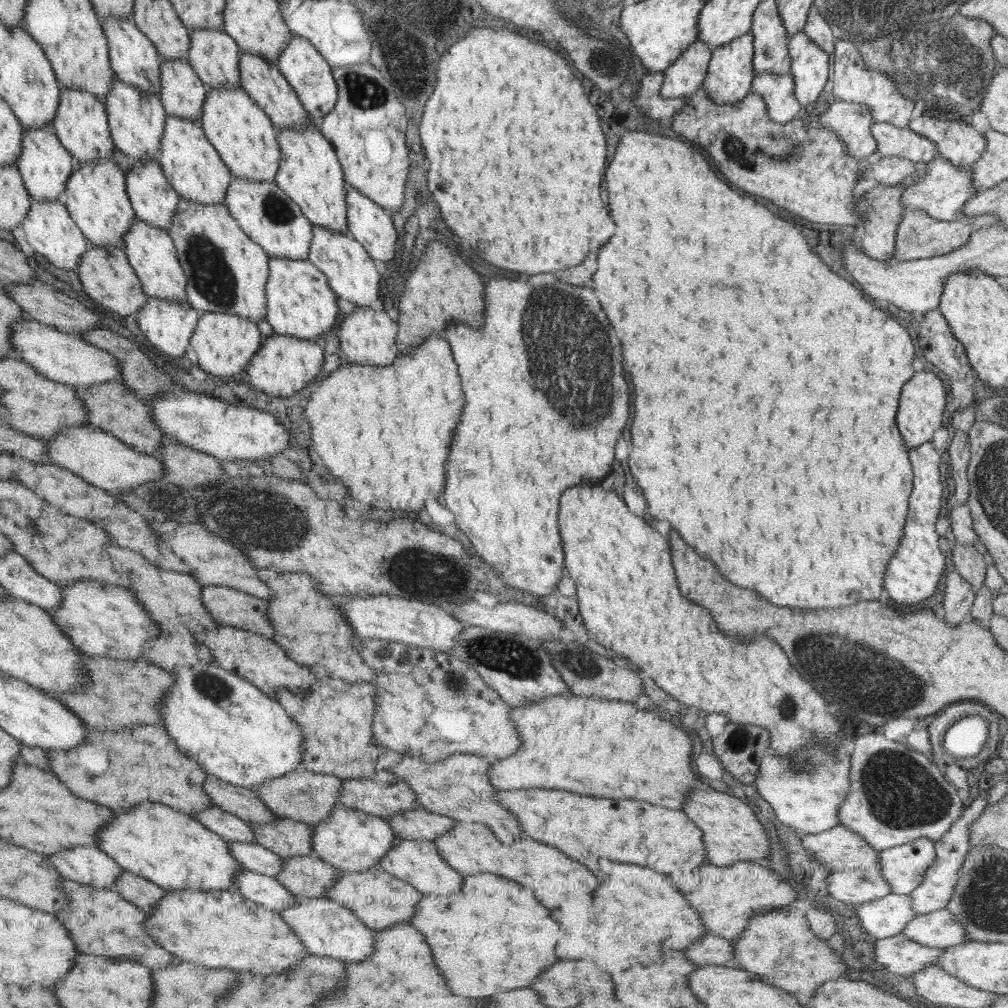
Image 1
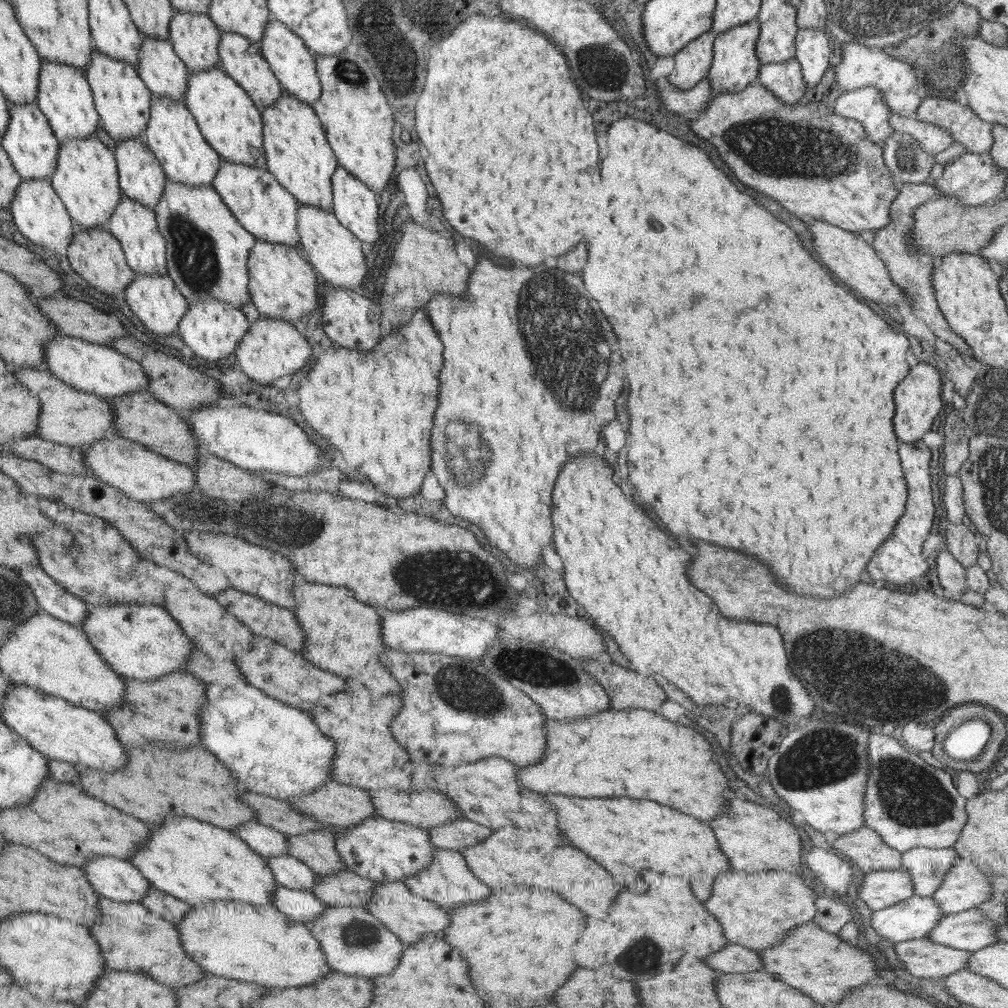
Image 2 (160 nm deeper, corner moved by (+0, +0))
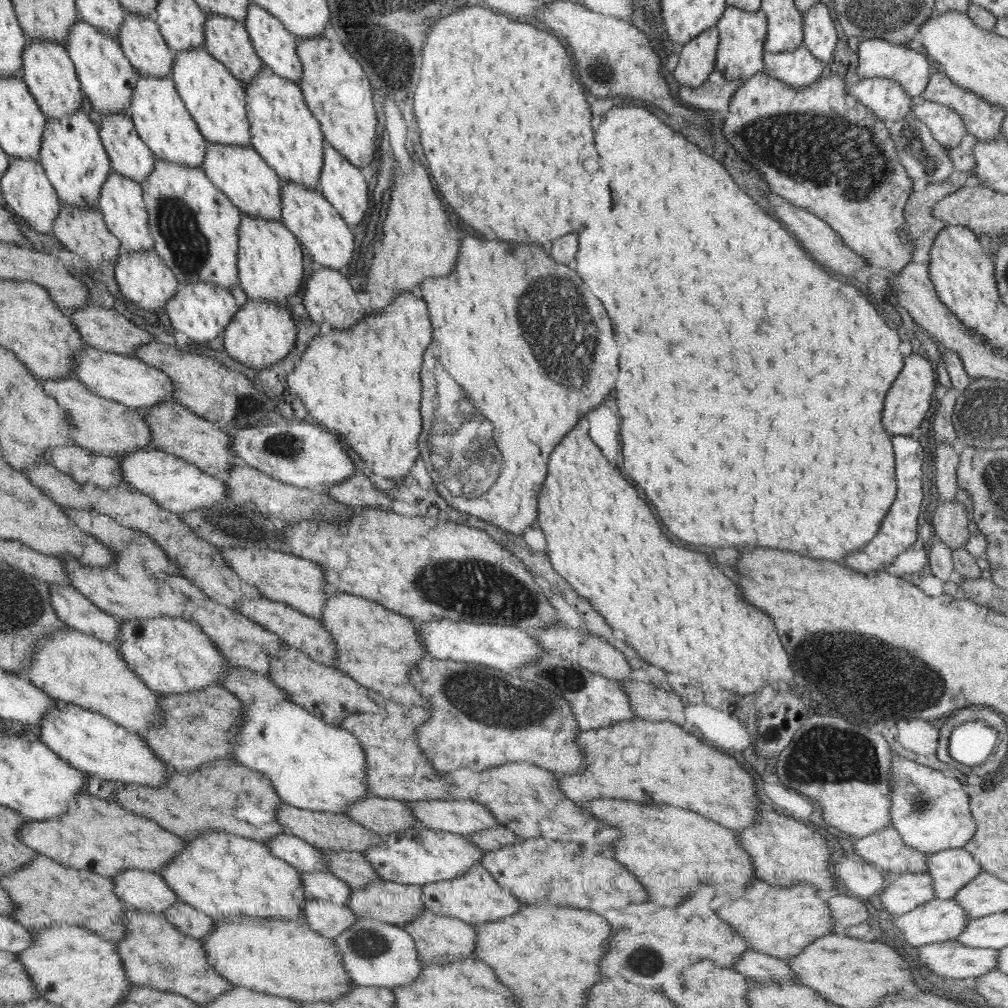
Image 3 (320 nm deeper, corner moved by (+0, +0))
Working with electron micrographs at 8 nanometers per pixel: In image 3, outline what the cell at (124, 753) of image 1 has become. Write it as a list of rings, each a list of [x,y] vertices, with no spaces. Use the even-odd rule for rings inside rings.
[[[236,758],[205,762],[201,768],[189,774],[172,768],[169,780],[155,788],[119,782],[116,787],[115,801],[122,807],[154,819],[154,822],[179,837],[220,830],[264,843],[276,834],[289,832],[278,820],[277,809],[284,800],[278,798],[272,782],[258,770],[238,764]]]

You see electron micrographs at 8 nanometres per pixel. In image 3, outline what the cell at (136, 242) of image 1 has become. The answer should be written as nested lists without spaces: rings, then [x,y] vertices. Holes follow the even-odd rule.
[[[112,170],[101,188],[99,210],[104,215],[106,227],[121,241],[126,250],[139,252],[154,251],[154,239],[150,234],[148,207],[145,205],[141,184]]]

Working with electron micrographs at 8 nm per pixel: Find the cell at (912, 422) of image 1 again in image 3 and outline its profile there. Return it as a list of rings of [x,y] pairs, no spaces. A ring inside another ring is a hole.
[[[911,354],[903,360],[902,370],[892,383],[892,388],[886,394],[884,400],[884,412],[882,412],[882,424],[890,434],[909,436],[920,429],[920,425],[932,404],[932,393],[936,388],[934,379],[934,363],[924,359],[921,355]]]

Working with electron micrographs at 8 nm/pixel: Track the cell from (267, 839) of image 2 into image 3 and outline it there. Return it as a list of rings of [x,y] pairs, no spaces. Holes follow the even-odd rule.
[[[292,833],[276,834],[264,844],[267,848],[270,847],[272,854],[284,859],[301,872],[321,872],[329,868],[320,849]]]

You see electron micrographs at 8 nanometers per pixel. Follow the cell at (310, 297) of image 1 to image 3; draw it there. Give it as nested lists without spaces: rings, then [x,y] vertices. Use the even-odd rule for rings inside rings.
[[[248,215],[241,216],[240,245],[237,252],[237,277],[239,283],[247,294],[248,299],[262,299],[263,301],[274,301],[282,306],[287,306],[287,300],[294,296],[304,284],[304,262],[302,257],[306,256],[304,250],[300,250],[297,235],[293,233],[282,221],[274,219],[250,218]]]

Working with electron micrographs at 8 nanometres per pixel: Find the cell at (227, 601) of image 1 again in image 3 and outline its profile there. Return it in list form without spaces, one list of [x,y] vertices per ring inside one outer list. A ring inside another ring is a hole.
[[[264,596],[262,598],[248,598],[240,606],[235,606],[234,610],[246,615],[254,622],[260,623],[266,630],[285,638],[288,648],[292,651],[301,650],[320,664],[325,664],[327,667],[335,666],[335,656],[337,656],[335,638],[319,619],[302,614],[301,611],[297,611],[286,603],[266,599]]]

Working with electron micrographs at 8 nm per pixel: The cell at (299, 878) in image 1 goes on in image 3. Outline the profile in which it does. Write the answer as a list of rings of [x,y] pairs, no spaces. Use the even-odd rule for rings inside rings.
[[[381,881],[370,883],[366,887],[352,889],[346,906],[360,917],[384,922],[393,926],[404,927],[406,923],[414,921],[420,913],[424,913],[424,904],[422,887]]]

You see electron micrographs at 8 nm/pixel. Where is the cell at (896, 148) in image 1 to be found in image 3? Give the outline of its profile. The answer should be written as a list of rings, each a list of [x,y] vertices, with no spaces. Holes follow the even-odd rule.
[[[919,100],[909,114],[926,124],[933,137],[948,149],[958,146],[967,135],[962,116],[942,103]]]

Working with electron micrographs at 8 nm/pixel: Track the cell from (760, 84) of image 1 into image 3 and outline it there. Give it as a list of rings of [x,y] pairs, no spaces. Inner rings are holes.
[[[800,44],[798,48],[791,51],[779,53],[765,52],[763,53],[763,71],[785,82],[790,88],[805,87],[819,79],[826,66],[812,55],[804,44]]]

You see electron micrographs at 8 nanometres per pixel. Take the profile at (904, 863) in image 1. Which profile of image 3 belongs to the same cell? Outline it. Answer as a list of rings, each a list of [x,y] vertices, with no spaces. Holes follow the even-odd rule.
[[[950,848],[948,850],[941,850],[940,852],[929,853],[929,856],[927,856],[927,865],[929,867],[926,874],[932,878],[934,896],[935,899],[939,900],[954,899],[960,888],[964,888],[970,881],[974,881],[974,878],[983,871],[983,868],[972,856],[972,853],[964,848]]]

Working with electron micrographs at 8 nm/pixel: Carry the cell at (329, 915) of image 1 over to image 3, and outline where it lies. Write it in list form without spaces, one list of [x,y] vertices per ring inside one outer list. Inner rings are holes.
[[[356,916],[356,923],[334,940],[354,985],[394,989],[414,982],[423,972],[414,938],[402,927]]]

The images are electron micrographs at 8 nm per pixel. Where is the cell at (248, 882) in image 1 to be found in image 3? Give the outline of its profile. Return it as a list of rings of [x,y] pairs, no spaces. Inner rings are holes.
[[[306,900],[302,906],[302,919],[312,930],[334,939],[356,923],[354,911],[346,905],[336,905],[330,901]]]

